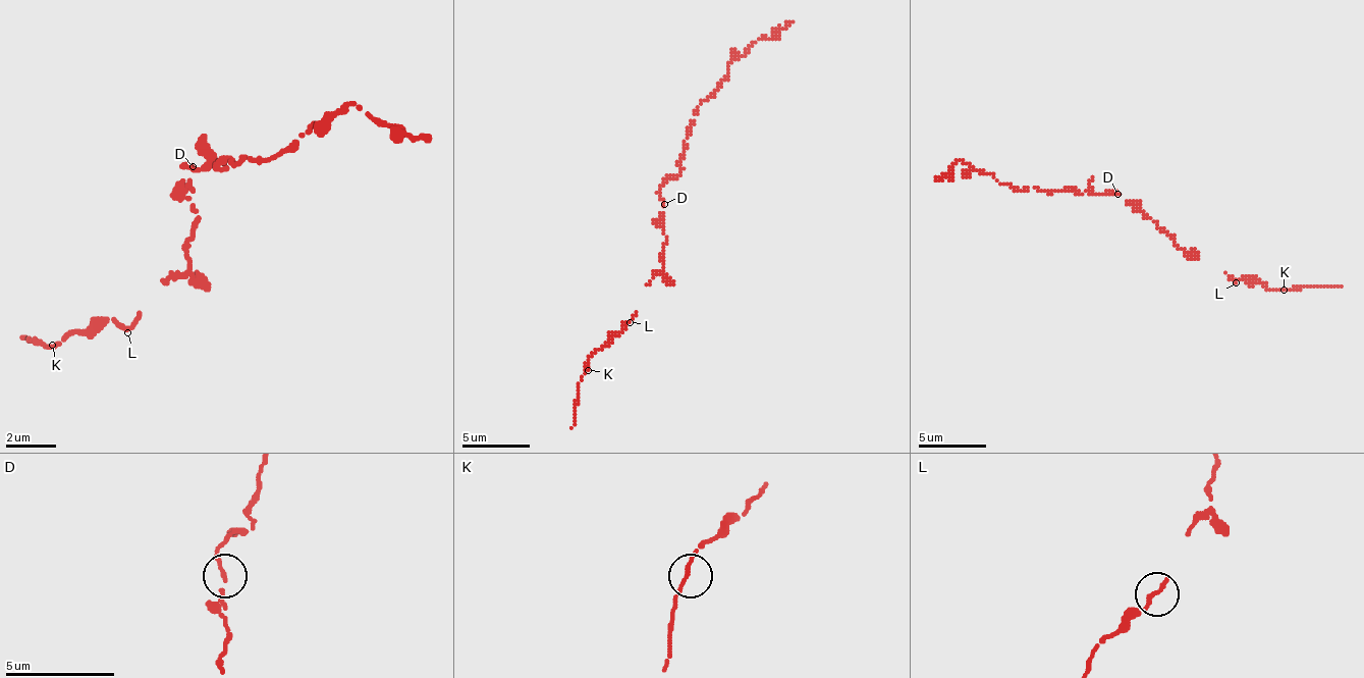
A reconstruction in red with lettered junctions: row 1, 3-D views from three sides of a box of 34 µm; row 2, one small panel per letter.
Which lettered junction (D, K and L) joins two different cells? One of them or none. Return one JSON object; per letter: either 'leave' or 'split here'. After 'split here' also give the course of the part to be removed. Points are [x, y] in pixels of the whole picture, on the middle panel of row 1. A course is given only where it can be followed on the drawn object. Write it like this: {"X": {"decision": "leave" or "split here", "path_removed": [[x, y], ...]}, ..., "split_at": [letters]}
{"D": {"decision": "leave"}, "K": {"decision": "leave"}, "L": {"decision": "leave"}, "split_at": []}

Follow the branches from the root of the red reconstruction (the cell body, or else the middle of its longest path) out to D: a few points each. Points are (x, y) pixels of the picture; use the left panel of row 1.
D: (191, 180), (191, 168)

